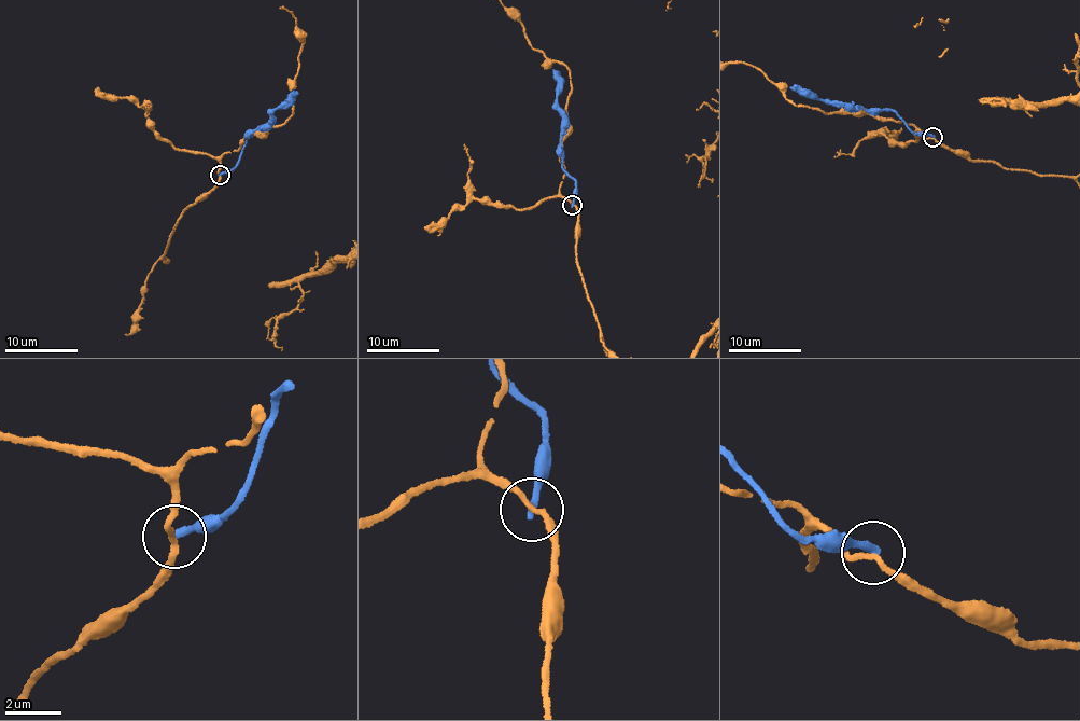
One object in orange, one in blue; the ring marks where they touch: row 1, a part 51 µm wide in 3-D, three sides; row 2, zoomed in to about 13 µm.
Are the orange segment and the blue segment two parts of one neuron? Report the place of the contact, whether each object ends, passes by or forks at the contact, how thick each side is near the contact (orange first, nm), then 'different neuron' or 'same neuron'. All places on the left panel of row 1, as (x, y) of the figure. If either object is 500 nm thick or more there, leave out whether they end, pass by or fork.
place (220, 175); orange passes by; blue ends; calibres 190 and 260 nm; different neuron

